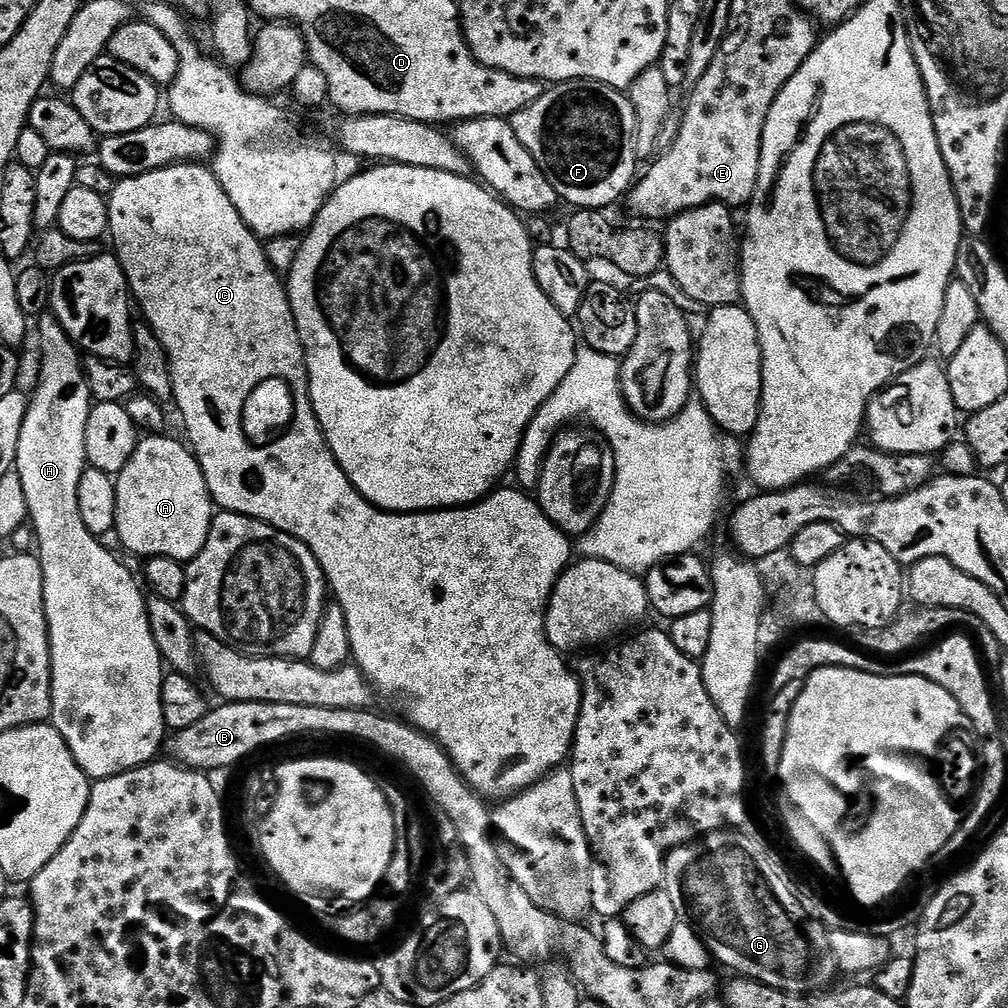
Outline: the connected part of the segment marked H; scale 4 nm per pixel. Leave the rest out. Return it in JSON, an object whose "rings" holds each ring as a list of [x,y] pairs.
{"rings":[[[51,314],[39,317],[40,323],[40,377],[36,380],[36,393],[30,396],[28,412],[21,426],[21,436],[18,438],[17,456],[14,470],[22,478],[22,490],[26,490],[26,506],[30,517],[30,527],[35,533],[35,547],[40,547],[38,559],[44,575],[44,609],[48,619],[48,641],[52,643],[52,714],[50,723],[62,734],[66,746],[74,754],[78,766],[84,771],[89,781],[105,780],[128,771],[129,768],[141,768],[144,764],[153,763],[160,752],[160,747],[165,747],[166,725],[162,714],[162,686],[166,675],[166,664],[161,659],[158,646],[155,645],[154,635],[151,634],[150,622],[147,620],[146,596],[140,593],[132,572],[101,542],[98,537],[86,530],[86,522],[82,522],[82,514],[78,514],[78,482],[82,478],[88,455],[84,445],[86,422],[88,413],[92,411],[93,399],[84,377],[82,353],[66,334],[66,330]]]}

